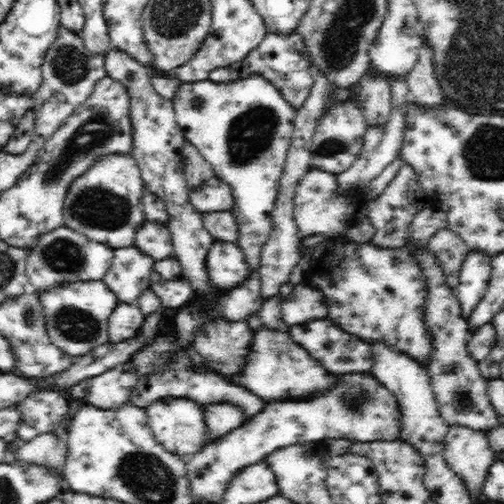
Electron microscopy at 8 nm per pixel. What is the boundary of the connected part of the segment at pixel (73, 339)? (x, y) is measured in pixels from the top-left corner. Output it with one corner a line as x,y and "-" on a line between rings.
84,280
62,283
47,291
38,292
41,307
44,309
46,332
62,352
71,357
84,356
90,350
109,342
108,319
120,304
103,280

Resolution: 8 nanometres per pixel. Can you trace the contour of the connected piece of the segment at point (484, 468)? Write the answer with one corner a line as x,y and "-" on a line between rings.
463,425
448,426
444,440
444,459
460,480
468,486
474,502
483,497
484,480
489,467
496,461
495,452
484,431
474,431

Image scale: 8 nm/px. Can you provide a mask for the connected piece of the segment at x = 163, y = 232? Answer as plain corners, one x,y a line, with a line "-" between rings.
144,221
136,230
135,247
156,261
173,256
173,244
167,223

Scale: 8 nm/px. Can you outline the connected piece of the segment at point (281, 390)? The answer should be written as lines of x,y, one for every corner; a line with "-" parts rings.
265,326
264,330
260,330
260,332
256,332
256,336
252,338
252,344
249,345
248,348
248,356
244,356
244,364
241,365
241,370
234,376
230,376
227,380
229,382
234,383
235,385
242,385
246,387
250,392
254,393
256,396
264,399
266,402
270,401
280,401
286,400
286,398
302,398
302,396
312,396
318,395
320,390
328,390
328,388
334,388
334,384
338,383
342,375
338,376
338,373
328,374
327,370
324,370
318,360
312,358
311,353
307,351
306,348
302,348
299,344
296,344
294,340
291,339
291,334
284,334
284,332
272,332
272,330
266,330

